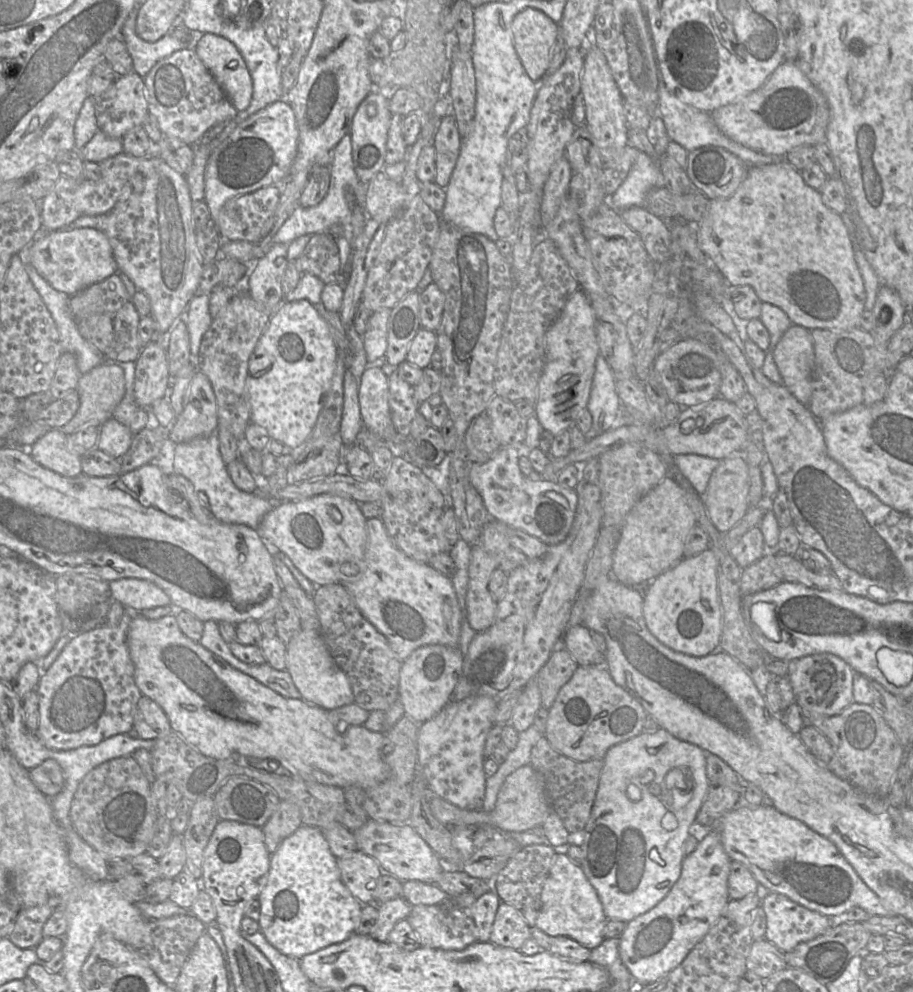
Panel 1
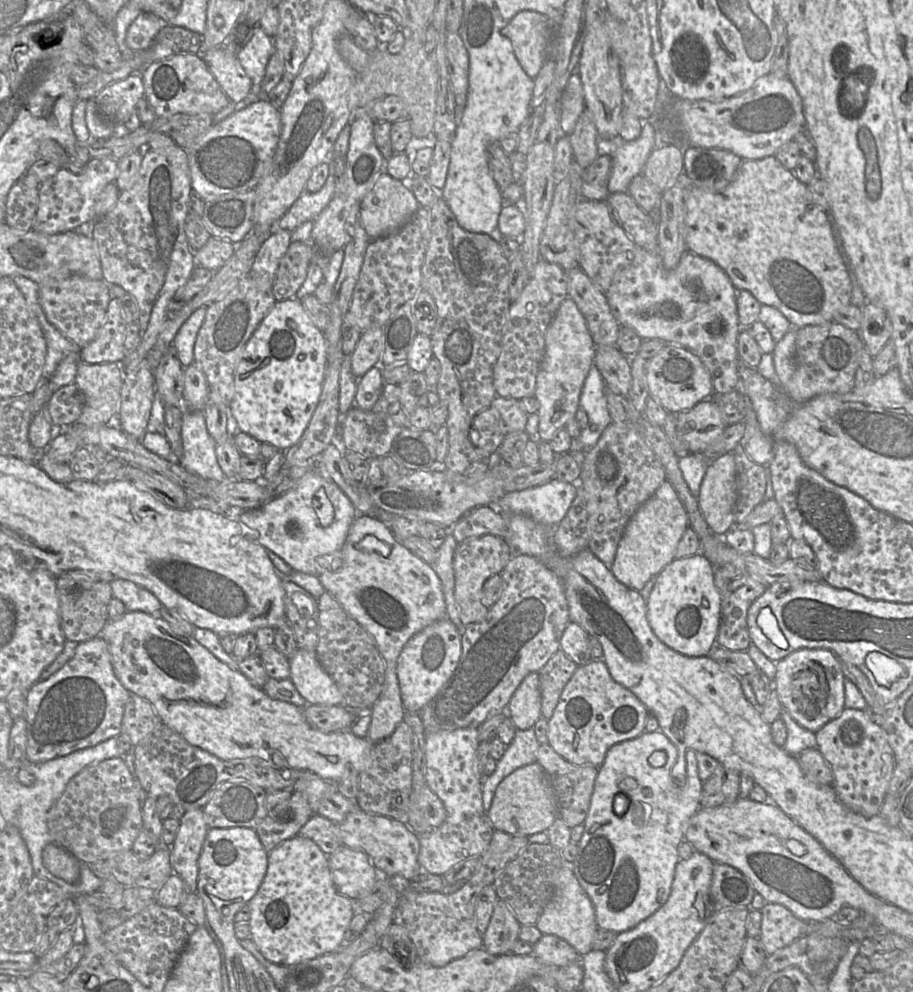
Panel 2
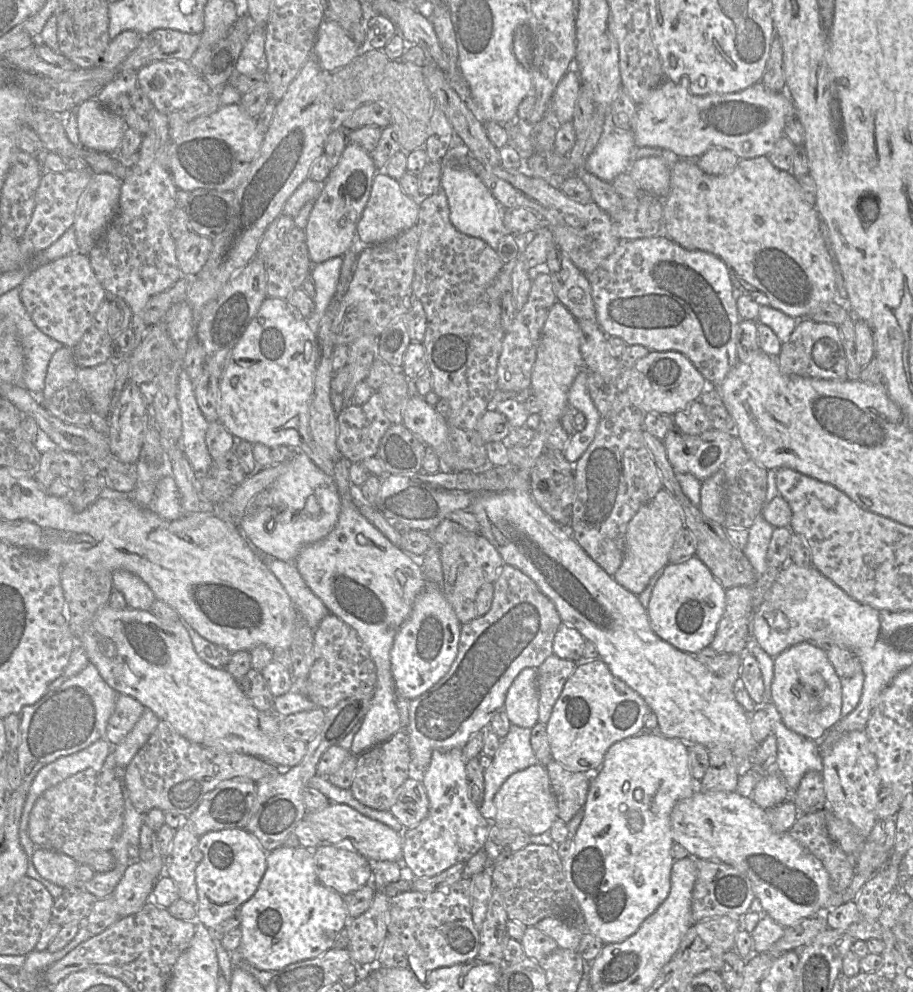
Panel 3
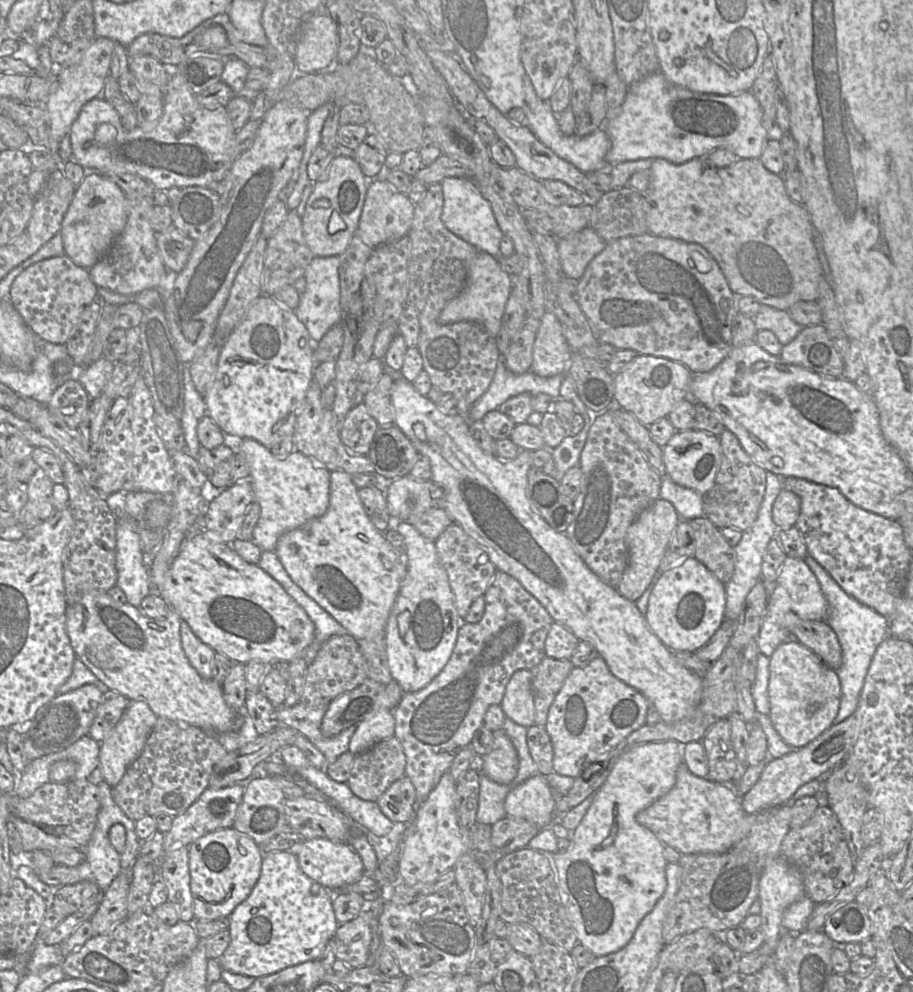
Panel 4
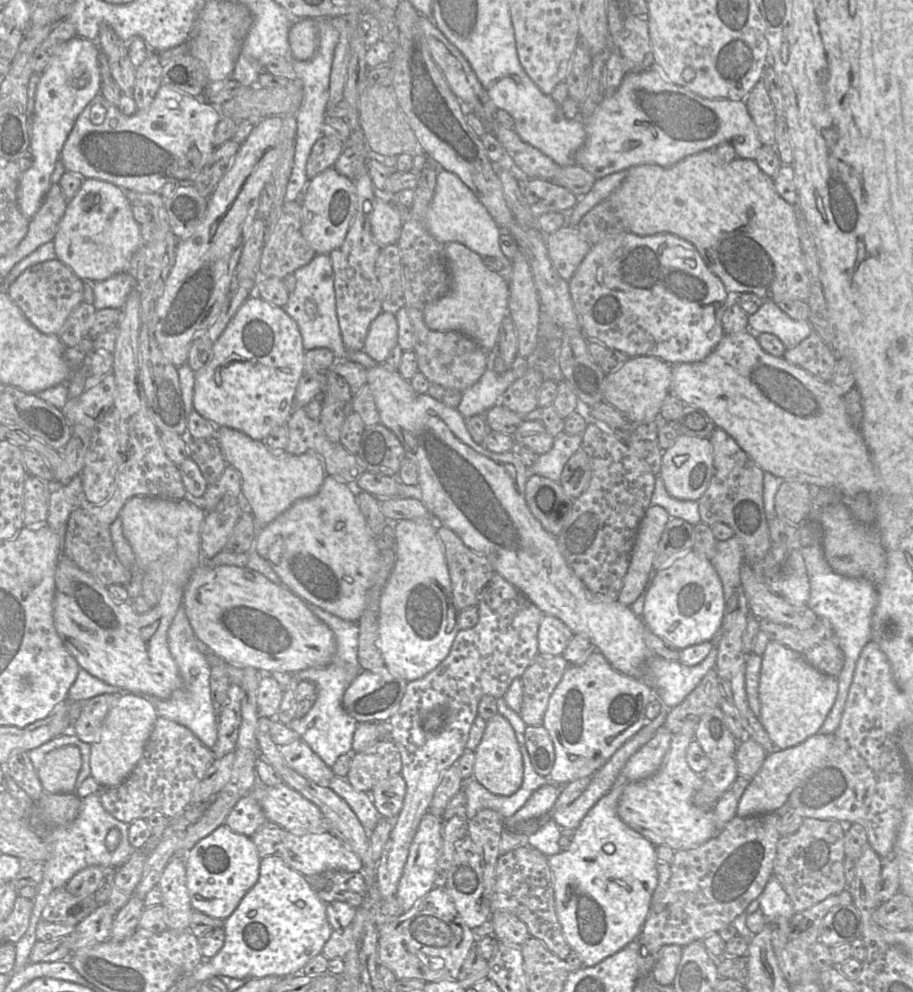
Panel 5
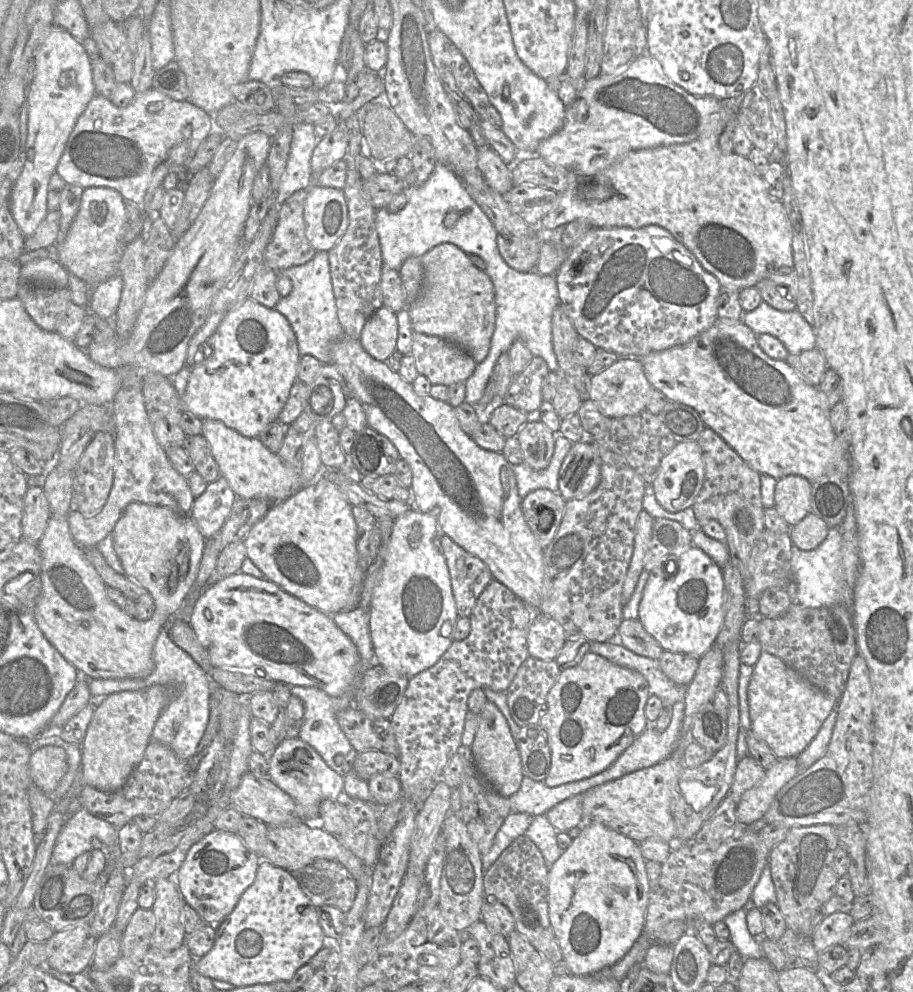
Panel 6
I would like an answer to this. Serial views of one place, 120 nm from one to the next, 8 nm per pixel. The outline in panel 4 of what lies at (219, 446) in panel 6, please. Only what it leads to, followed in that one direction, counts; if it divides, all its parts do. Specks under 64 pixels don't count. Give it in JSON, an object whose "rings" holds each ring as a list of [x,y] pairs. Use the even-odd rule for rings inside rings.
{"rings":[[[251,438],[241,440],[240,452],[248,463],[254,499],[261,508],[251,539],[261,551],[274,551],[283,534],[326,513],[329,507],[331,472],[324,464],[299,451],[292,451],[286,459],[279,460],[266,446]]]}

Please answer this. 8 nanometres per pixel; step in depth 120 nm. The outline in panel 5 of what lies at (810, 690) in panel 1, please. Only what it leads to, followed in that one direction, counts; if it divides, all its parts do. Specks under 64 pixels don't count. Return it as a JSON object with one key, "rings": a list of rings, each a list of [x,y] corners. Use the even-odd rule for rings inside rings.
{"rings":[[[770,641],[762,656],[760,672],[760,722],[775,749],[796,746],[817,734],[835,703],[838,687],[837,678],[818,671],[790,648]]]}

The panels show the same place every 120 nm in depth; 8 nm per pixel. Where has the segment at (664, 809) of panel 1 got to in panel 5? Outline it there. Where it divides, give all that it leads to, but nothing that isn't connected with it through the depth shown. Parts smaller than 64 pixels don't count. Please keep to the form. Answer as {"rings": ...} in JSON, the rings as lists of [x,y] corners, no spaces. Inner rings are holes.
{"rings":[[[664,726],[630,757],[618,780],[582,819],[576,828],[571,845],[566,850],[548,857],[553,875],[555,910],[564,937],[581,958],[584,967],[592,967],[619,952],[631,941],[638,939],[651,907],[651,898],[658,884],[656,846],[628,827],[618,816],[617,808],[627,783],[646,779],[655,774],[668,752],[673,734]]]}

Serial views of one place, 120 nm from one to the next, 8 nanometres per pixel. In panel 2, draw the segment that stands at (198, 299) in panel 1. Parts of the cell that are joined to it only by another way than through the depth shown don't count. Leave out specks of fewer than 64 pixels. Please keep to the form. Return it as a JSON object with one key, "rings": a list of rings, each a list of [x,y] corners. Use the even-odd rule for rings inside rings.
{"rings":[[[207,306],[196,309],[183,323],[173,339],[175,354],[184,368],[194,362],[195,342],[199,329],[205,320],[206,312]]]}

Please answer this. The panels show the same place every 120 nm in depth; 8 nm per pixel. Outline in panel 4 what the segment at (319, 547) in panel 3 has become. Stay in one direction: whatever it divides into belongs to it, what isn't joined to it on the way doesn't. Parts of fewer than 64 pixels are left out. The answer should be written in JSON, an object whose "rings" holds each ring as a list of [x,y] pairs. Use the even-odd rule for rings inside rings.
{"rings":[[[341,470],[330,473],[330,497],[326,513],[283,534],[274,552],[292,581],[356,640],[385,634],[387,620],[406,575],[406,567],[400,553],[369,519],[350,474]],[[382,709],[372,717],[358,723],[350,739],[349,751],[354,756],[370,749],[375,744],[394,736],[395,719],[393,711]]]}

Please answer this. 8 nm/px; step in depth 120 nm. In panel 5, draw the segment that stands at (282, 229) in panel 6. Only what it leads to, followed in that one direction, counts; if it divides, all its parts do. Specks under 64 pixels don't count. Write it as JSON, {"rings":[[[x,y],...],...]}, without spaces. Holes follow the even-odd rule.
{"rings":[[[299,200],[284,203],[280,217],[264,244],[259,264],[260,276],[283,280],[287,275],[307,265],[316,256],[316,252],[303,237],[301,227],[302,203]]]}

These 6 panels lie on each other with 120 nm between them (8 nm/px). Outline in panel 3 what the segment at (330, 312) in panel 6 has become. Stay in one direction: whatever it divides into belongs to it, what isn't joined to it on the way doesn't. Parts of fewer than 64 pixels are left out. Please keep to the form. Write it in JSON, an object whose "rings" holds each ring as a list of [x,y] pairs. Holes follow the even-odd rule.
{"rings":[[[334,257],[320,264],[312,266],[311,279],[315,286],[314,312],[306,318],[311,330],[316,334],[319,323],[336,294],[338,281],[340,278],[342,257]]]}

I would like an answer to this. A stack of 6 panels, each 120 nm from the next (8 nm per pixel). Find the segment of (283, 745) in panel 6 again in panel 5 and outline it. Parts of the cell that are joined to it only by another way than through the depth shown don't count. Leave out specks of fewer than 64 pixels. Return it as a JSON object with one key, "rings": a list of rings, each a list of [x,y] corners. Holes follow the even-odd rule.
{"rings":[[[301,739],[280,746],[279,751],[292,770],[320,786],[328,787],[330,781],[337,777]]]}

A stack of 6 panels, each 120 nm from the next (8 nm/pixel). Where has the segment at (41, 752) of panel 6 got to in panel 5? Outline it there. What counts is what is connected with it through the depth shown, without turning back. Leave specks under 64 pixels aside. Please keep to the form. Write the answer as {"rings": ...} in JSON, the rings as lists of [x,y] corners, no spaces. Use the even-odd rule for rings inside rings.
{"rings":[[[63,746],[46,754],[36,774],[45,792],[70,793],[75,792],[80,768],[79,749],[75,746]]]}

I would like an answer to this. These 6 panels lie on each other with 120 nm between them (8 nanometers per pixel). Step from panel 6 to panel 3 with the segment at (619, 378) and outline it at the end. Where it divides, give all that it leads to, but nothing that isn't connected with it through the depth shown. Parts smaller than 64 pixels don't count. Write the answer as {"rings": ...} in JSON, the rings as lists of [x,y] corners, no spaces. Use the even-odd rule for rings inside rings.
{"rings":[[[650,351],[631,369],[623,370],[623,382],[633,404],[645,414],[656,412],[671,416],[699,400],[709,386],[692,362],[677,351]]]}

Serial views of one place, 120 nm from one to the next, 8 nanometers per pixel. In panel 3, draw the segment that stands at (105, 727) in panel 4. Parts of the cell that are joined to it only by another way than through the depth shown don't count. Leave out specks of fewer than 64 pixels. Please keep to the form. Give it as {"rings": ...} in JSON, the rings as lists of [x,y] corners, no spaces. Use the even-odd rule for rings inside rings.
{"rings":[[[119,693],[107,724],[105,739],[112,746],[119,744],[133,729],[144,710],[145,707],[136,699]]]}

